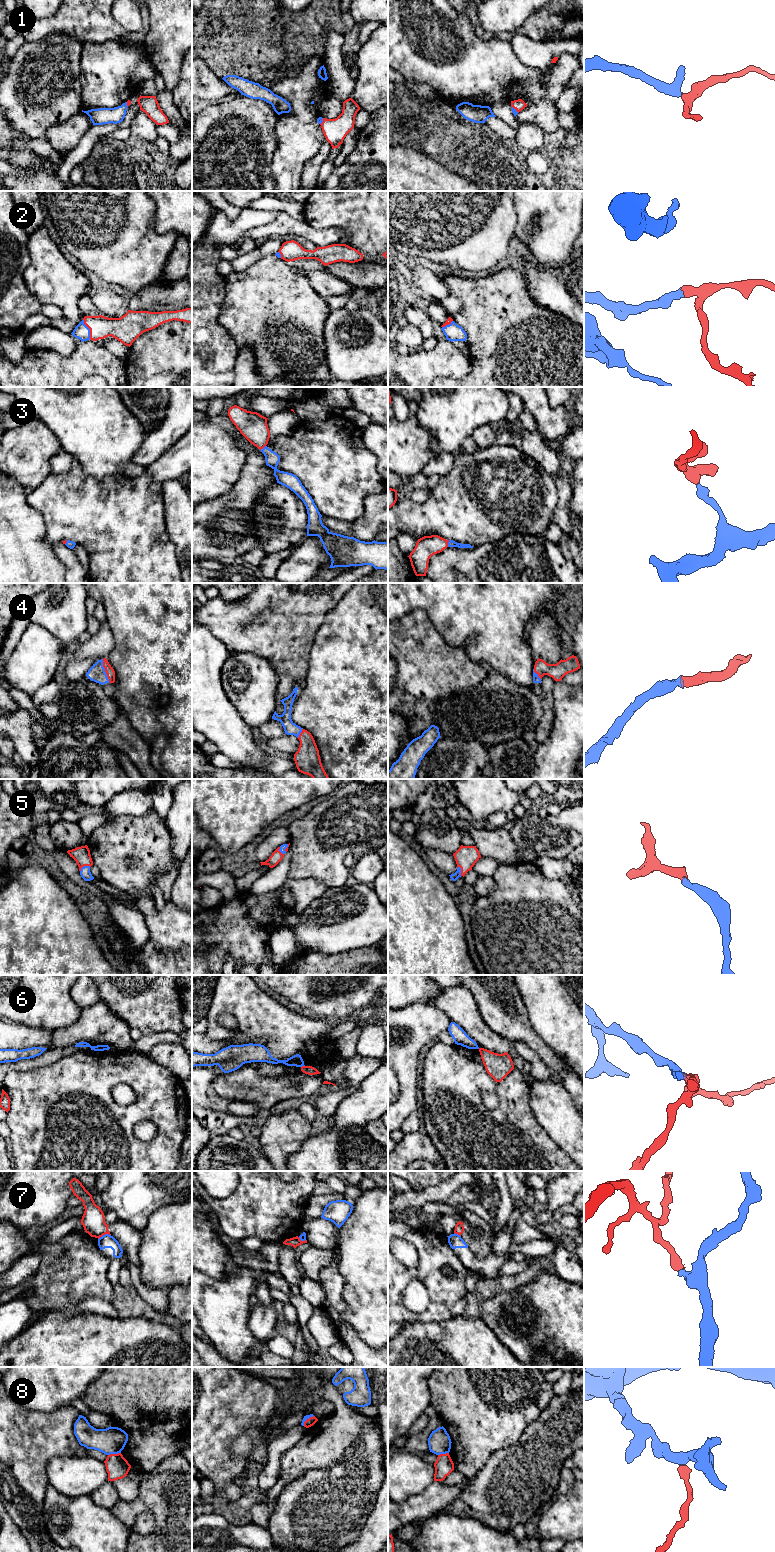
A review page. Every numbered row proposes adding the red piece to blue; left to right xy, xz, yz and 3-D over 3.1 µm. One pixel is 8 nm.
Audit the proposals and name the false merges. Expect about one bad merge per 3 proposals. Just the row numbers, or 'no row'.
6, 7, 8

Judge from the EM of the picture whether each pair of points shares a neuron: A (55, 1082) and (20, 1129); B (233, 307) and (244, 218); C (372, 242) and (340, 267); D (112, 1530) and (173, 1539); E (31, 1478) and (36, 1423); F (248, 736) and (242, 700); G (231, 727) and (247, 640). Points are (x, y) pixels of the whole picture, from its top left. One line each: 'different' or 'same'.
A: same
B: different
C: different
D: different
E: same
F: different
G: different

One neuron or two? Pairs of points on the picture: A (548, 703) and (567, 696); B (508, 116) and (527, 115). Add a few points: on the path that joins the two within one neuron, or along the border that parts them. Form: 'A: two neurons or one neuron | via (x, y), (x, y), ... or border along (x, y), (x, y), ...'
A: two neurons | border along (556, 682), (553, 688), (552, 724)
B: two neurons | border along (514, 116), (518, 126)

